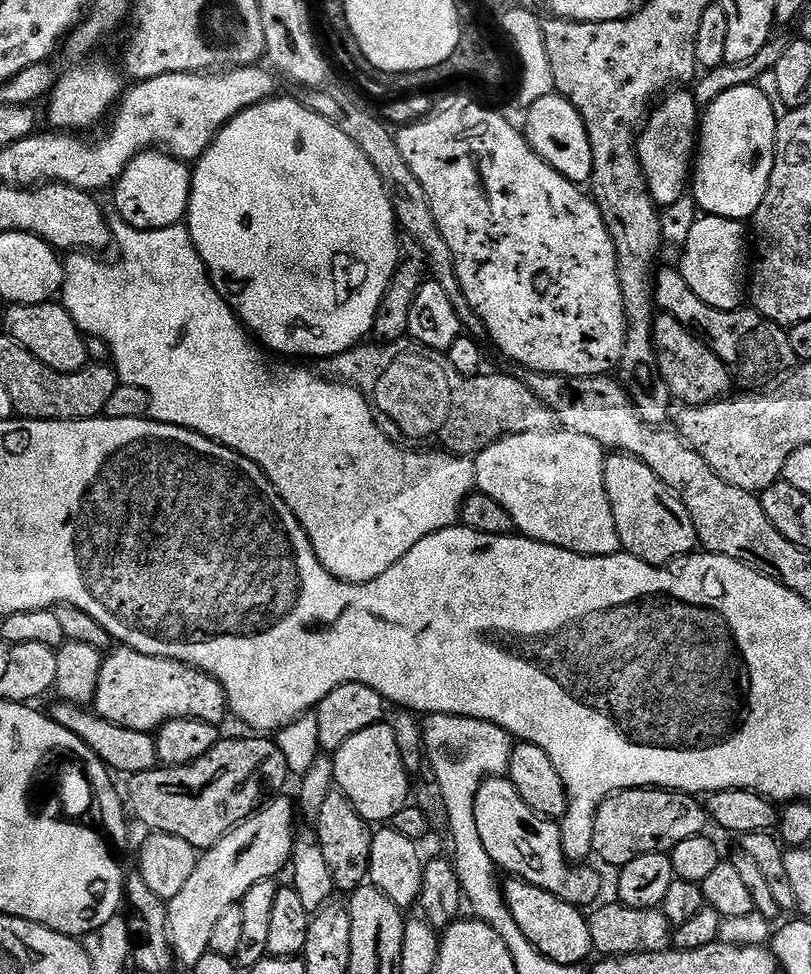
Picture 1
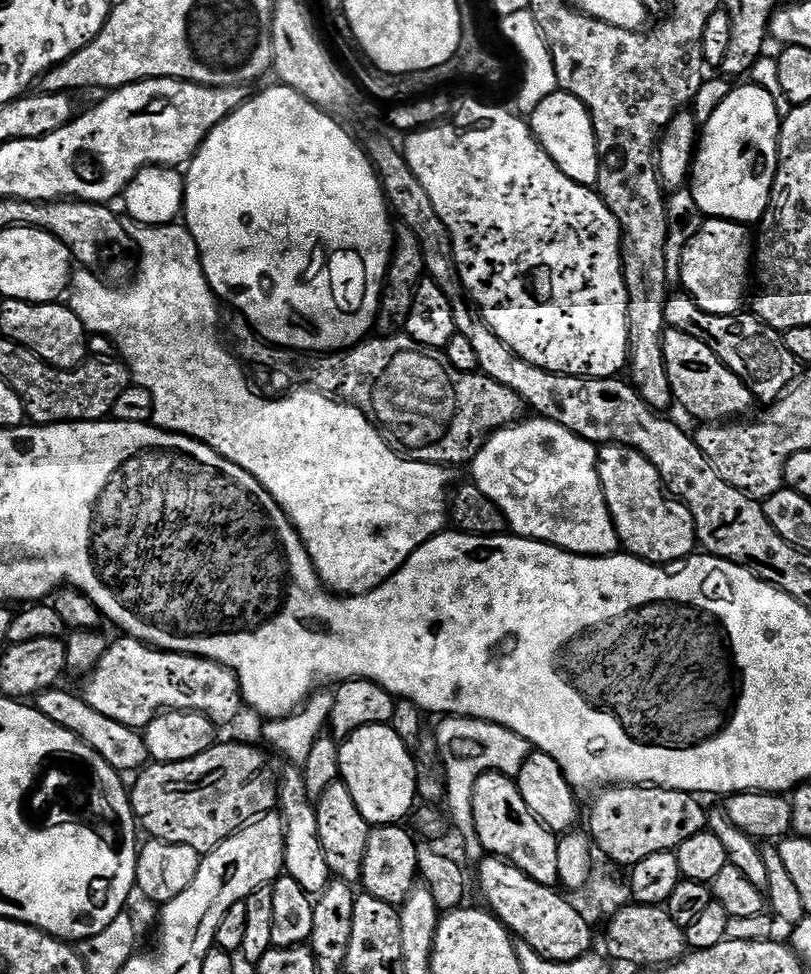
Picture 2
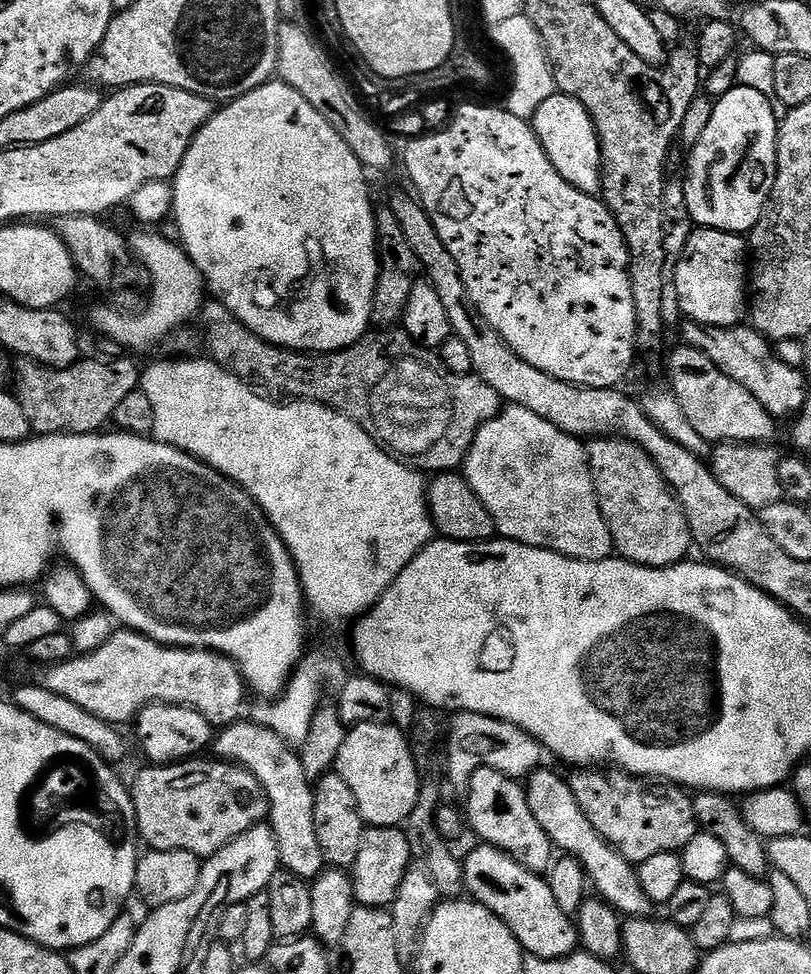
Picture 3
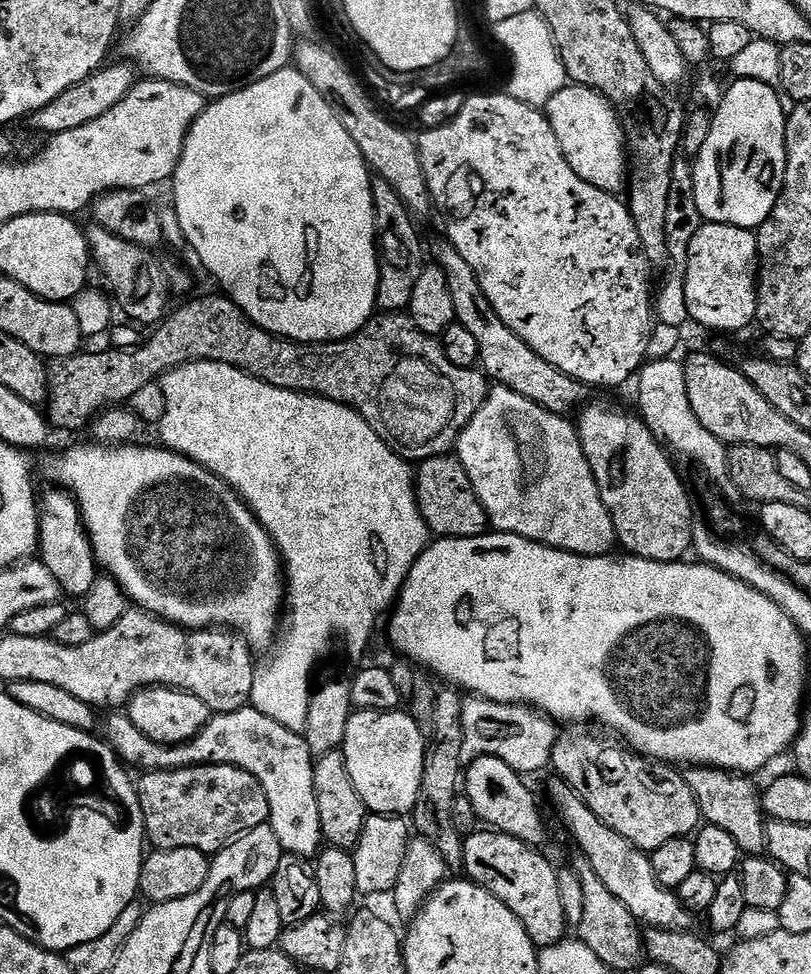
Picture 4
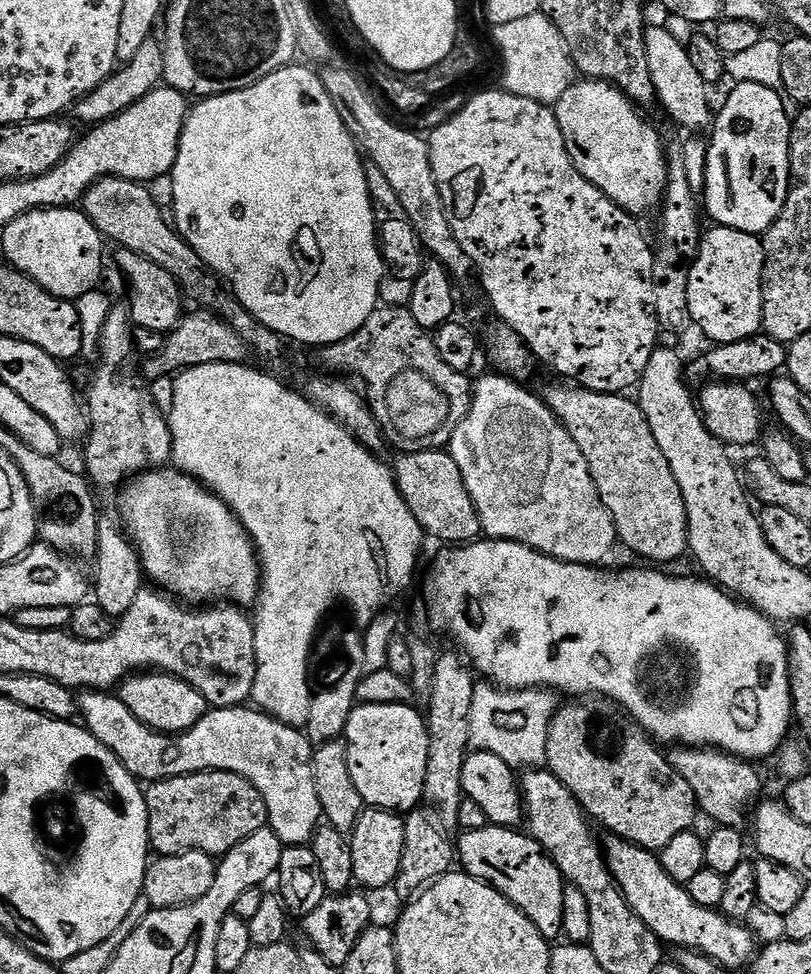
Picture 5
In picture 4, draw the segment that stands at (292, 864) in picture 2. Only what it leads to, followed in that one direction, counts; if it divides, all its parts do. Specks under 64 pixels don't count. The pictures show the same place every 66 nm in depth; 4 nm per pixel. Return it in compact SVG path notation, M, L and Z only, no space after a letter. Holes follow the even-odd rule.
M251 706L236 712L213 715L193 740L184 744L155 744L127 714L112 714L108 720L108 740L128 764L144 772L190 768L194 764L229 764L244 768L266 790L270 802L270 827L281 849L292 858L312 858L322 847L318 794L314 786L314 757L299 731L274 722Z

